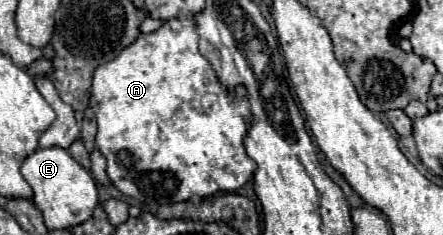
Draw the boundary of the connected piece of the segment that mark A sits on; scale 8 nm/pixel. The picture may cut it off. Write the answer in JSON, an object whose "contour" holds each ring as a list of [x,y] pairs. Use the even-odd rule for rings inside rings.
{"contour":[[[169,19],[163,23],[163,27],[159,27],[159,31],[153,33],[141,33],[139,39],[135,39],[135,43],[131,43],[131,47],[125,47],[113,61],[99,65],[93,71],[93,85],[91,85],[91,99],[89,99],[91,109],[95,111],[95,119],[97,119],[97,149],[105,155],[107,159],[107,175],[111,179],[111,183],[125,195],[137,199],[139,203],[143,203],[145,209],[155,211],[161,205],[173,205],[179,201],[187,201],[193,195],[199,197],[211,197],[215,193],[221,191],[237,191],[239,187],[243,187],[255,173],[257,163],[245,153],[243,147],[243,139],[247,135],[247,129],[251,127],[251,109],[247,103],[247,89],[243,85],[233,87],[233,91],[225,89],[211,63],[199,53],[199,35],[197,35],[197,27],[193,19]]]}

